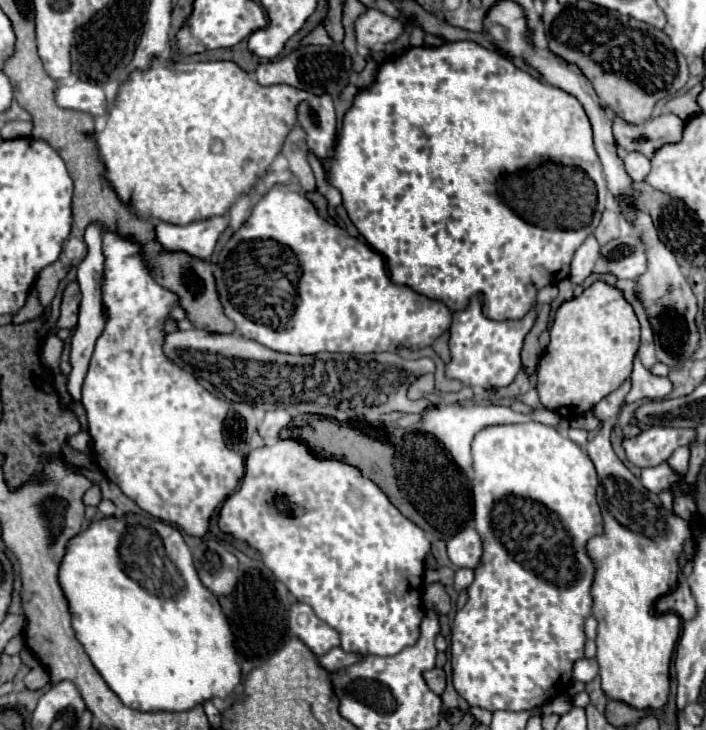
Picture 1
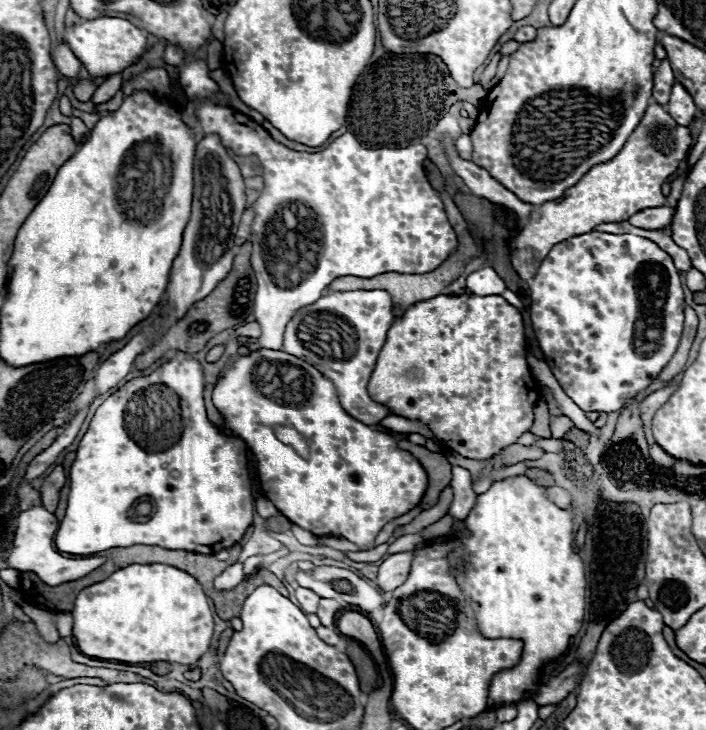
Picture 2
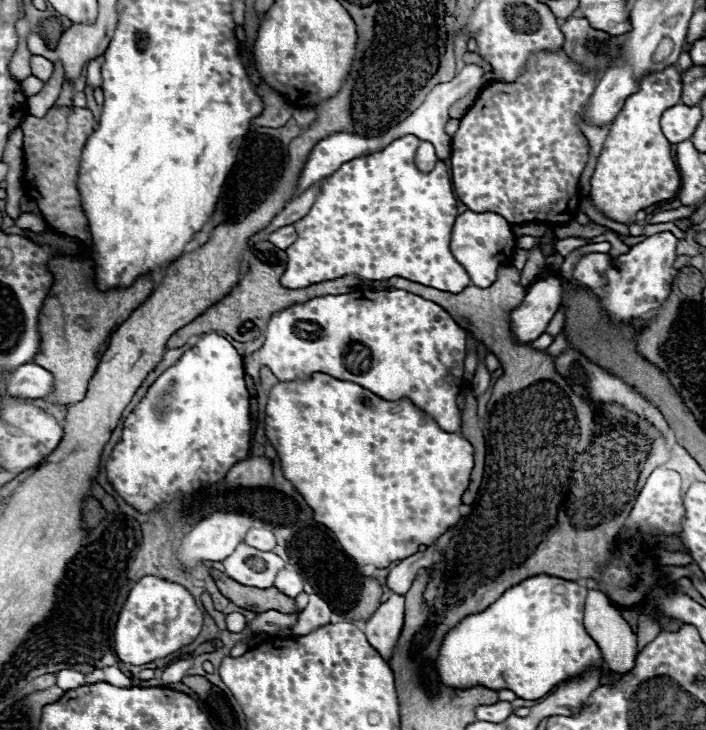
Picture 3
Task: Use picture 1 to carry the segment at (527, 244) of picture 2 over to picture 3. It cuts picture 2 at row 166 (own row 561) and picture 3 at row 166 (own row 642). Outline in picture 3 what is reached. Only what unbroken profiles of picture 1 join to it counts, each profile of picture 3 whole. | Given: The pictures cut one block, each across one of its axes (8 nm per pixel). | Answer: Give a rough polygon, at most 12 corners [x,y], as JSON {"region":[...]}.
{"region":[[676,66],[628,96],[590,198],[628,226],[678,194],[660,116],[682,98]]}

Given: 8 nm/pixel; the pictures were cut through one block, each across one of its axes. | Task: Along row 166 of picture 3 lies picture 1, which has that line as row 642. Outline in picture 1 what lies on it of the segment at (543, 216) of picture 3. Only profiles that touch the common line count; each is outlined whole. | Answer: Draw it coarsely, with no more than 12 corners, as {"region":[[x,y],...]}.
{"region":[[542,422],[472,440],[484,544],[454,688],[564,694],[602,532],[588,454]]}

